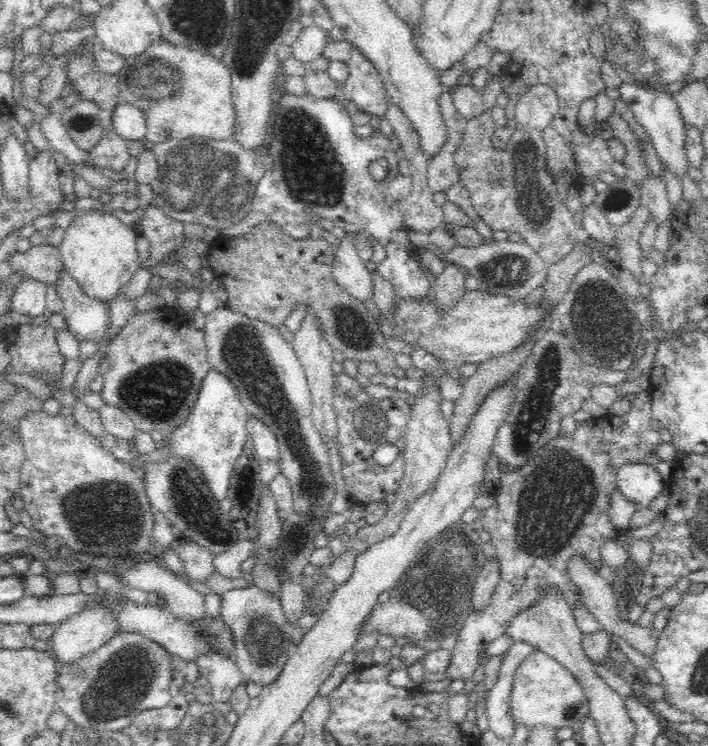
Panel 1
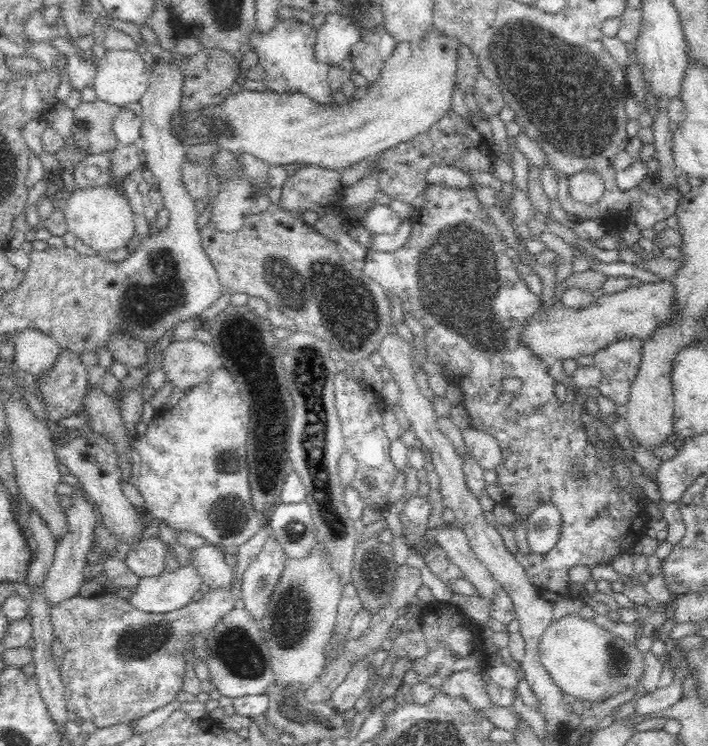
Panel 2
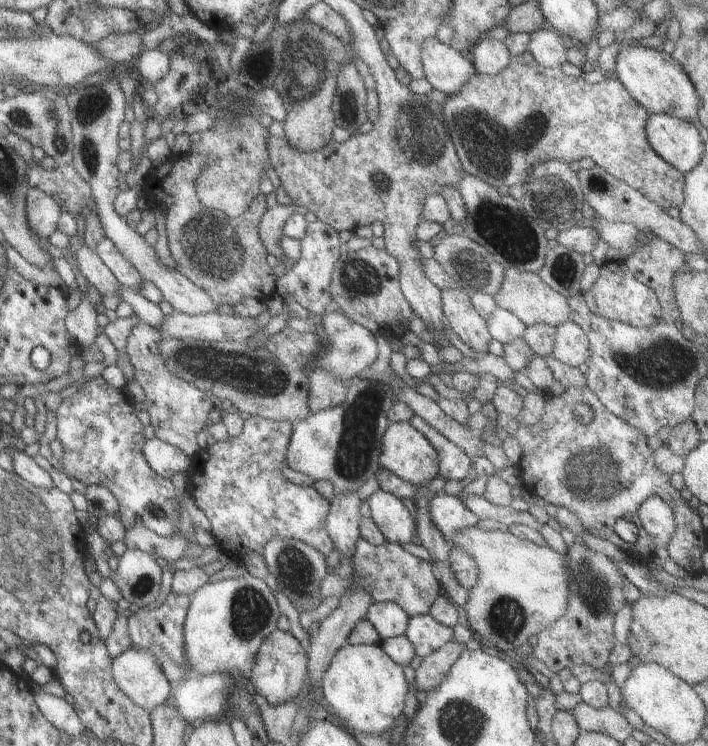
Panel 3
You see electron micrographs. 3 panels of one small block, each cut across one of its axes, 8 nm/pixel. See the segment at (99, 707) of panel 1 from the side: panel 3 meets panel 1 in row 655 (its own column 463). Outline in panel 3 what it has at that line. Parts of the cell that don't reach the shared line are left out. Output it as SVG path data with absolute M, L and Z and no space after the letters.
M513 59L503 70L500 70L494 75L483 75L479 74L479 72L473 72L473 76L459 88L459 92L451 94L451 96L445 95L440 105L441 116L443 116L443 120L448 128L449 138L456 150L456 155L463 172L475 176L475 178L479 178L479 180L482 180L485 184L493 188L501 185L508 187L513 186L513 184L524 185L528 181L532 168L548 160L559 160L569 164L574 160L579 161L581 158L591 158L594 164L605 170L607 174L624 182L633 190L637 190L641 196L659 205L664 211L674 213L675 209L683 202L683 173L669 166L667 162L658 154L655 154L655 151L647 144L644 126L648 117L648 112L629 96L627 90L623 88L623 84L617 79L605 77L603 80L597 81L596 83L589 83L584 81L581 76L572 77L565 75L560 67L545 68L537 63L524 64L519 59Z

